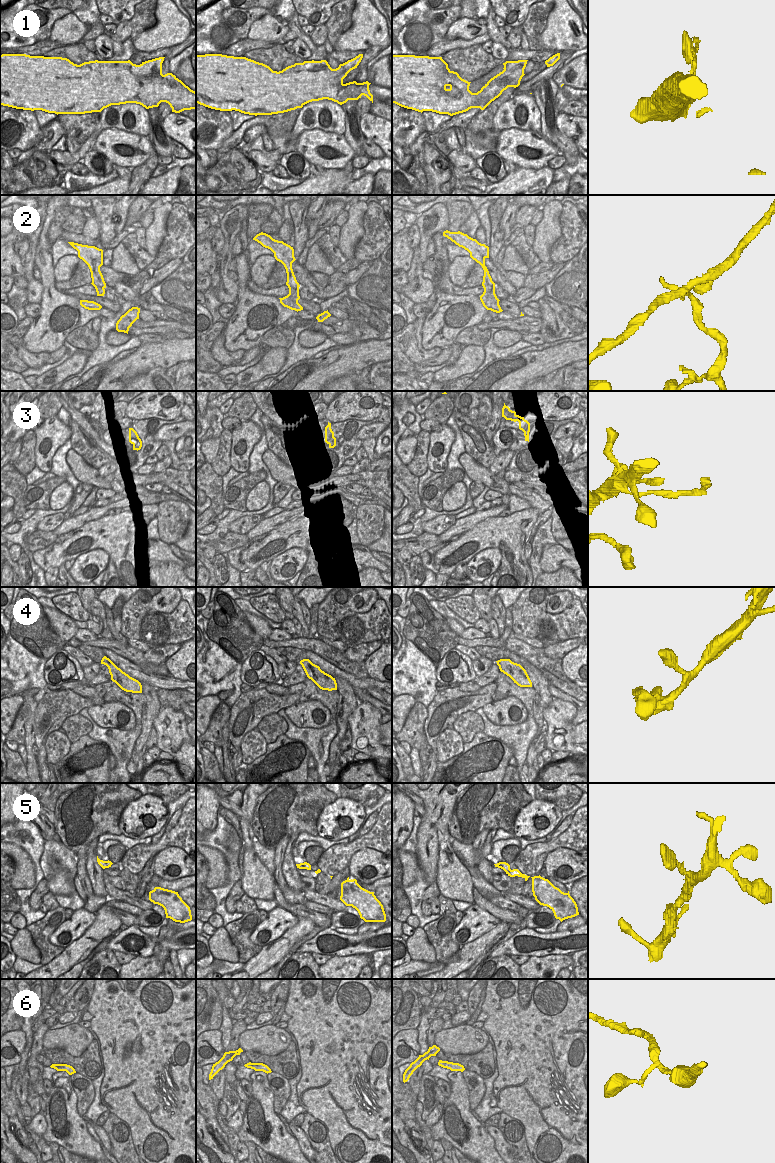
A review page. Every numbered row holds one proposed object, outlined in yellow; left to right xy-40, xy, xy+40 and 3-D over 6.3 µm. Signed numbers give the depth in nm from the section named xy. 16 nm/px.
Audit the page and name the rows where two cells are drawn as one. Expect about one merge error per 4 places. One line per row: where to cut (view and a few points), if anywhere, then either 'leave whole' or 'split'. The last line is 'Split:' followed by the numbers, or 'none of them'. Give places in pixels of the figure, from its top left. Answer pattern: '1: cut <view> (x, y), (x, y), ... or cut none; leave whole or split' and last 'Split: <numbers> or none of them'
1: cut none; leave whole
2: cut xy+40 (494, 288), (490, 291), (487, 289), (484, 291); split
3: cut none; leave whole
4: cut none; leave whole
5: cut none; leave whole
6: cut none; leave whole
Split: 2

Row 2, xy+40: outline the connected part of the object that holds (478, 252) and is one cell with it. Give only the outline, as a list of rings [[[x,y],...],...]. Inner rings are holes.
[[[446,230],[443,232],[443,236],[450,239],[459,247],[467,250],[470,253],[470,257],[482,266],[484,270],[482,282],[484,291],[488,289],[489,292],[491,292],[493,289],[495,289],[495,283],[492,281],[489,271],[485,266],[485,259],[489,258],[489,247],[485,244],[479,243],[476,239],[473,239],[460,231],[450,232]]]

